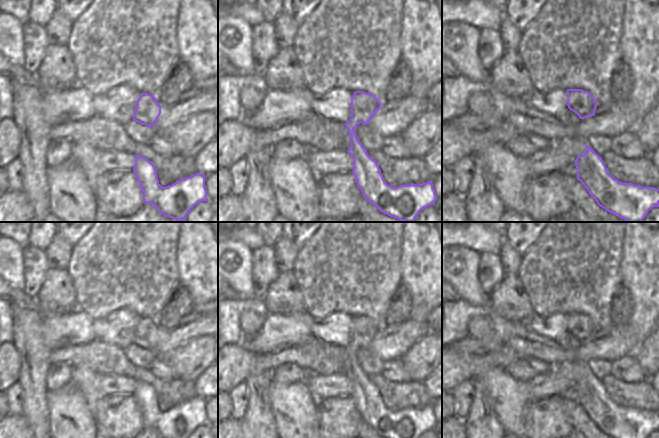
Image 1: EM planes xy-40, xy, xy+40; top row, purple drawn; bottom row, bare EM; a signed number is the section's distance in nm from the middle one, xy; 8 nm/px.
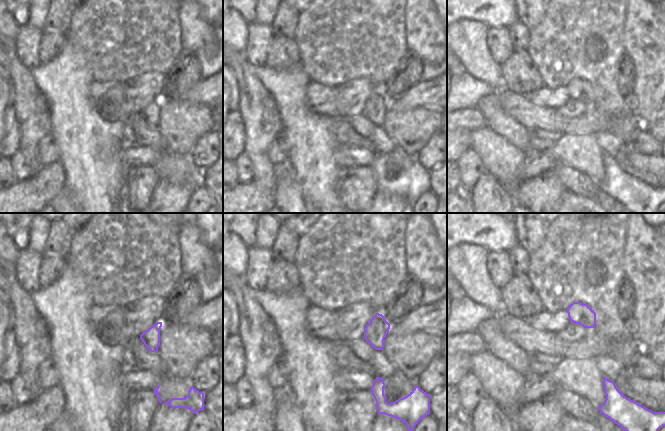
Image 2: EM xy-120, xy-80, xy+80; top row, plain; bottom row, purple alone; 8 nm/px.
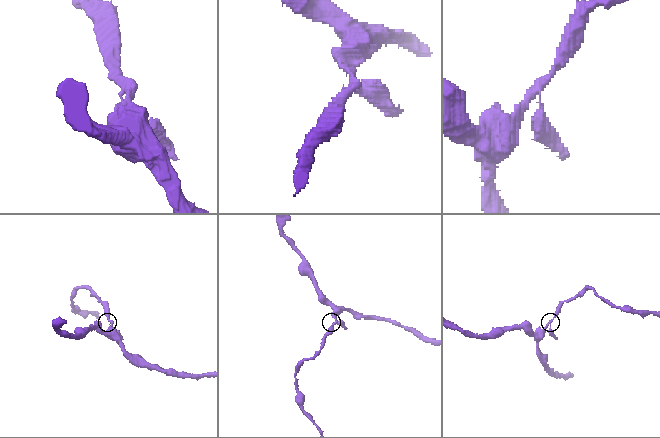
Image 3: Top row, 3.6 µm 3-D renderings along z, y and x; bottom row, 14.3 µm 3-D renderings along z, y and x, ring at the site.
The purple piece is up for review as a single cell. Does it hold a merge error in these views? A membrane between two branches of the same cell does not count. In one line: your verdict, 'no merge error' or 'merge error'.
no merge error

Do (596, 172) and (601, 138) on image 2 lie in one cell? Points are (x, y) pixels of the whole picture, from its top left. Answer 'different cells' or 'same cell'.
different cells

